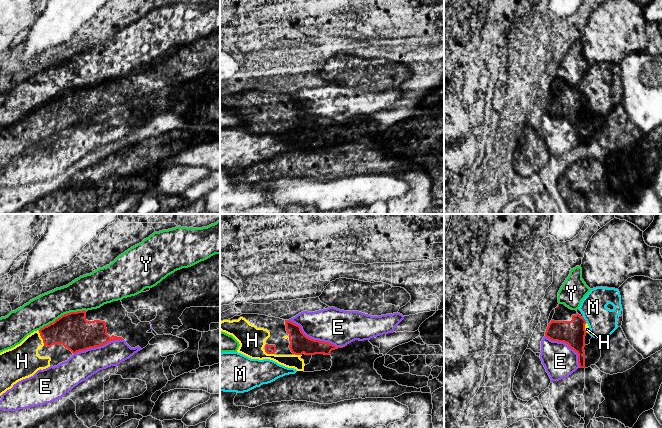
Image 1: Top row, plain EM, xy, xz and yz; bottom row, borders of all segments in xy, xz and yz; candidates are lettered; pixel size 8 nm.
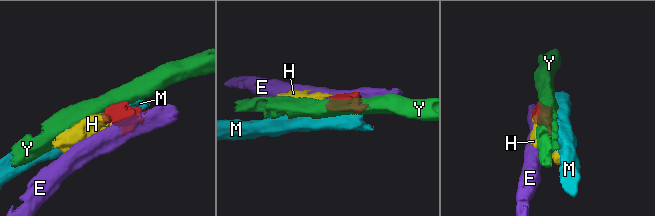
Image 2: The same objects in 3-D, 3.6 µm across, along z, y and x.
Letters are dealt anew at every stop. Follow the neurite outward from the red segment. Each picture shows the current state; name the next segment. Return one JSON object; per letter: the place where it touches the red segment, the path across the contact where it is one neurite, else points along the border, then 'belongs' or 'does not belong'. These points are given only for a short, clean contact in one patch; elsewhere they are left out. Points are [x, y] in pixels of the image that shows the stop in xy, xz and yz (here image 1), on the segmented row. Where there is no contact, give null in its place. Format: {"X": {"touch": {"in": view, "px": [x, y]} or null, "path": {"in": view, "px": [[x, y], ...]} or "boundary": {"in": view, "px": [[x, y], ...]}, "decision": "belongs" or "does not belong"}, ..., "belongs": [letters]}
{"E": {"touch": {"in": "xz", "px": [316, 340]}, "decision": "does not belong"}, "H": {"touch": {"in": "xy", "px": [41, 337]}, "decision": "belongs"}, "M": {"touch": {"in": "yz", "px": [585, 320]}, "boundary": {"in": "yz", "px": [[583, 318], [586, 321]]}, "decision": "does not belong"}, "Y": {"touch": {"in": "xy", "px": [62, 315]}, "decision": "does not belong"}, "belongs": ["H"]}

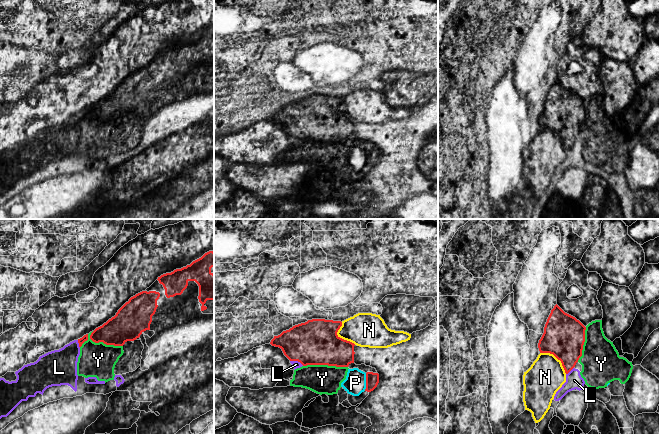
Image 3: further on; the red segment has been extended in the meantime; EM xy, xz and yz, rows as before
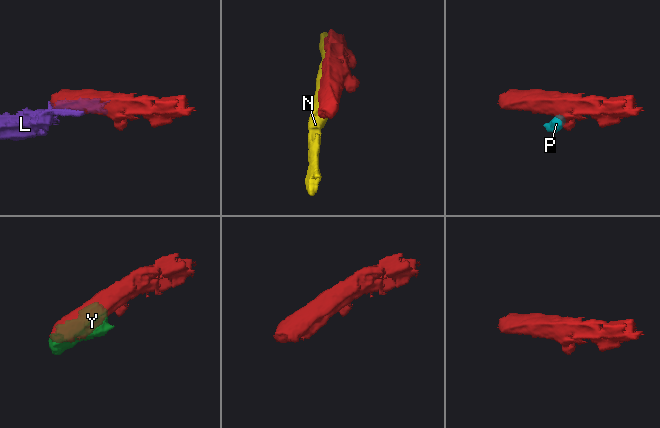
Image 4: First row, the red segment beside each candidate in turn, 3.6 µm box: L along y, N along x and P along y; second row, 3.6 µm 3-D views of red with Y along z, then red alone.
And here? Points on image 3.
{"L": {"touch": {"in": "xz", "px": [297, 360]}, "decision": "does not belong"}, "N": {"touch": {"in": "yz", "px": [556, 357]}, "decision": "does not belong"}, "P": {"touch": {"in": "xz", "px": [366, 382]}, "boundary": {"in": "xz", "px": [[366, 373], [366, 388], [364, 390]]}, "decision": "does not belong"}, "Y": {"touch": {"in": "xy", "px": [100, 341]}, "boundary": {"in": "xy", "px": [[122, 346], [93, 342], [88, 338], [80, 347]]}, "decision": "does not belong"}, "belongs": []}

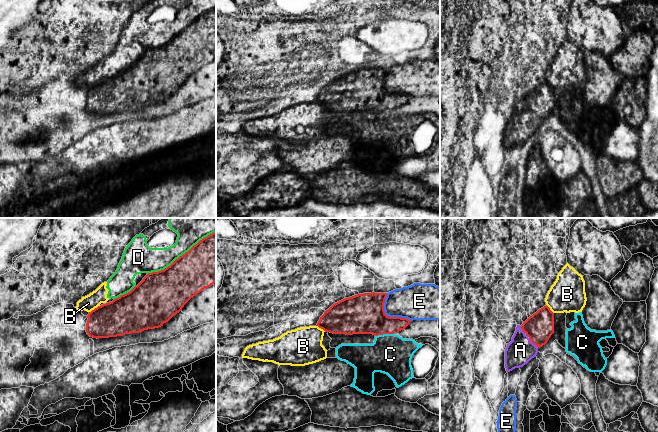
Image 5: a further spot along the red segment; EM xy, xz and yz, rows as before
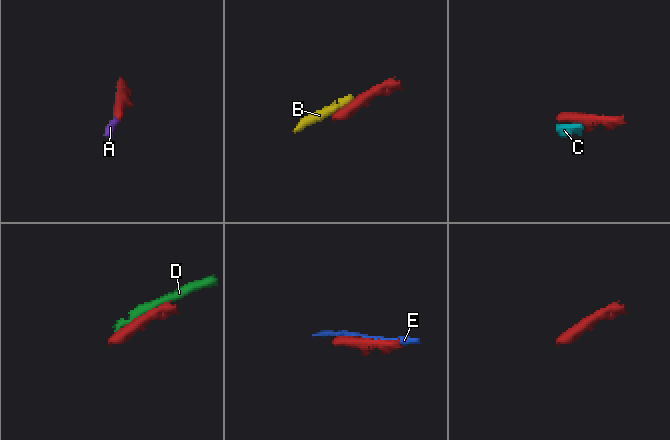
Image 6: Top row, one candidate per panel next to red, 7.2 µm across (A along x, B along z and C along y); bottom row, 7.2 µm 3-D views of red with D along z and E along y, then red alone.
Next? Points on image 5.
{"A": {"touch": {"in": "yz", "px": [533, 343]}, "path": {"in": "yz", "px": [[539, 327], [538, 337], [533, 343], [527, 348], [520, 350]]}, "decision": "belongs"}, "B": {"touch": {"in": "xy", "px": [95, 308]}, "boundary": {"in": "xy", "px": [[99, 305], [89, 312]]}, "decision": "does not belong"}, "C": {"touch": {"in": "xz", "px": [385, 333]}, "boundary": {"in": "xz", "px": [[395, 332], [375, 336]]}, "decision": "does not belong"}, "D": {"touch": {"in": "xy", "px": [182, 255]}, "decision": "does not belong"}, "E": {"touch": {"in": "xz", "px": [388, 316]}, "decision": "does not belong"}, "belongs": ["A"]}

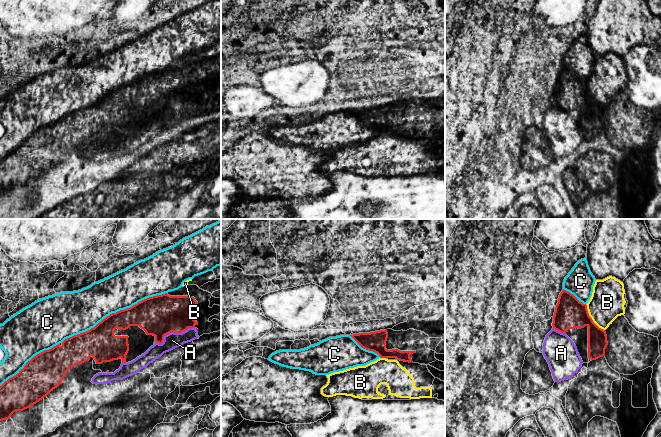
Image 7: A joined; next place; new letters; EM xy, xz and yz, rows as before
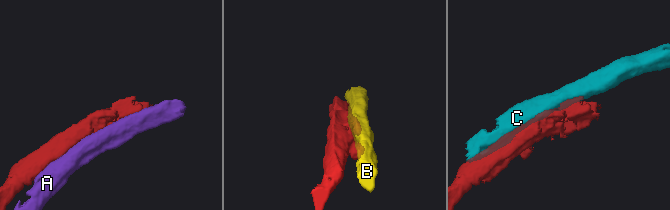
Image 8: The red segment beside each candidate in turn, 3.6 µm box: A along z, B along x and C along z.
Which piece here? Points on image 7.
{"A": {"touch": {"in": "xy", "px": [174, 332]}, "decision": "does not belong"}, "B": {"touch": {"in": "yz", "px": [591, 318]}, "decision": "does not belong"}, "C": {"touch": {"in": "xy", "px": [113, 313]}, "decision": "does not belong"}, "belongs": []}

